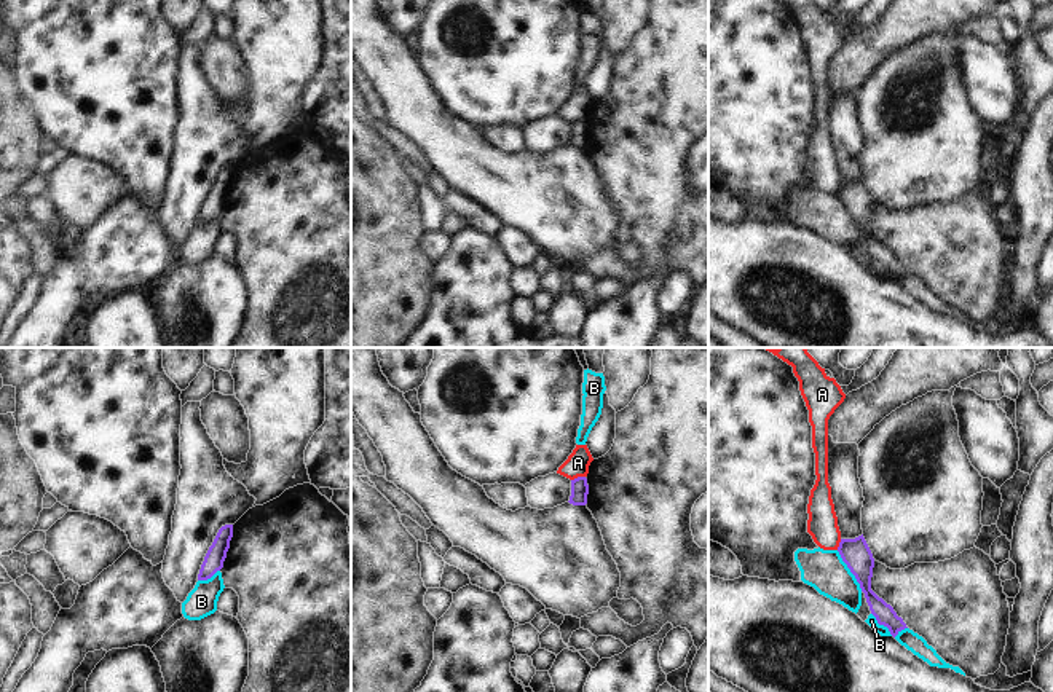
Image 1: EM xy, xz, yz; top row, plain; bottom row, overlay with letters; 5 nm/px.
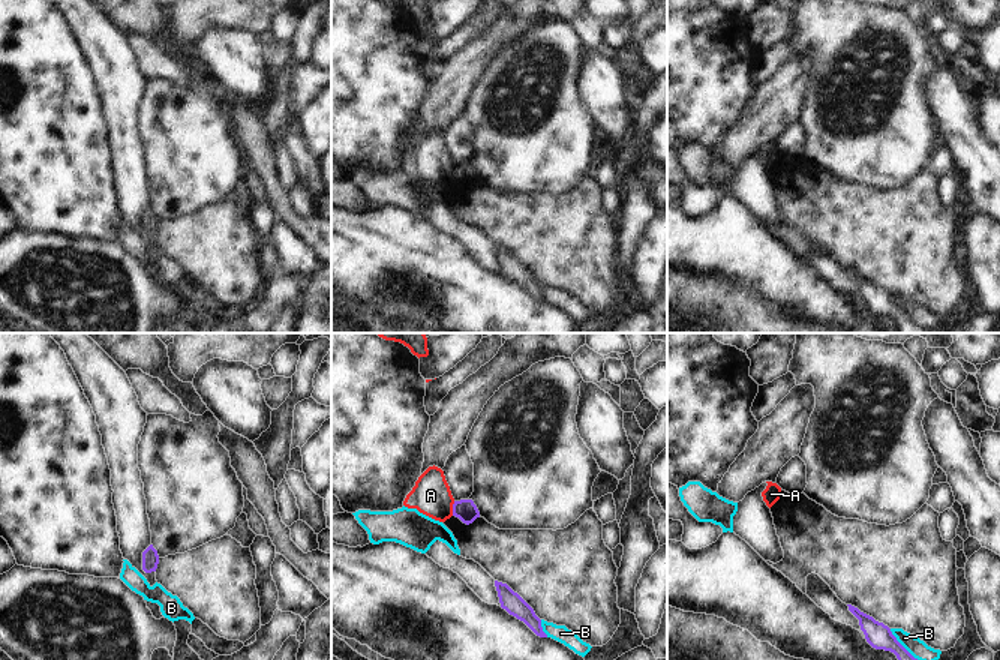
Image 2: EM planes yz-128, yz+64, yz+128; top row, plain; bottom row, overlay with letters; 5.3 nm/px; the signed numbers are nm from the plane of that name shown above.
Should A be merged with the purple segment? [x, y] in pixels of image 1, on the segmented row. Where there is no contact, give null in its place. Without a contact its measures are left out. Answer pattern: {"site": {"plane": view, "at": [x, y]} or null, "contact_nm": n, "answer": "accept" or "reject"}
{"site": {"plane": "xz", "at": [578, 477]}, "contact_nm": 80, "answer": "reject"}

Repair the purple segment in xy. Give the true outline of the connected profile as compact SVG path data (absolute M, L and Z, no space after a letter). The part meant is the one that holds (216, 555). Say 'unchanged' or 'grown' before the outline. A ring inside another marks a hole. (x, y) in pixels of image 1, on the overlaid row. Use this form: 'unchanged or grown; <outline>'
unchanged; M225 525L219 529L212 545L209 547L204 556L204 561L198 574L198 580L207 580L223 568L223 561L227 558L231 537L233 537L233 525Z

